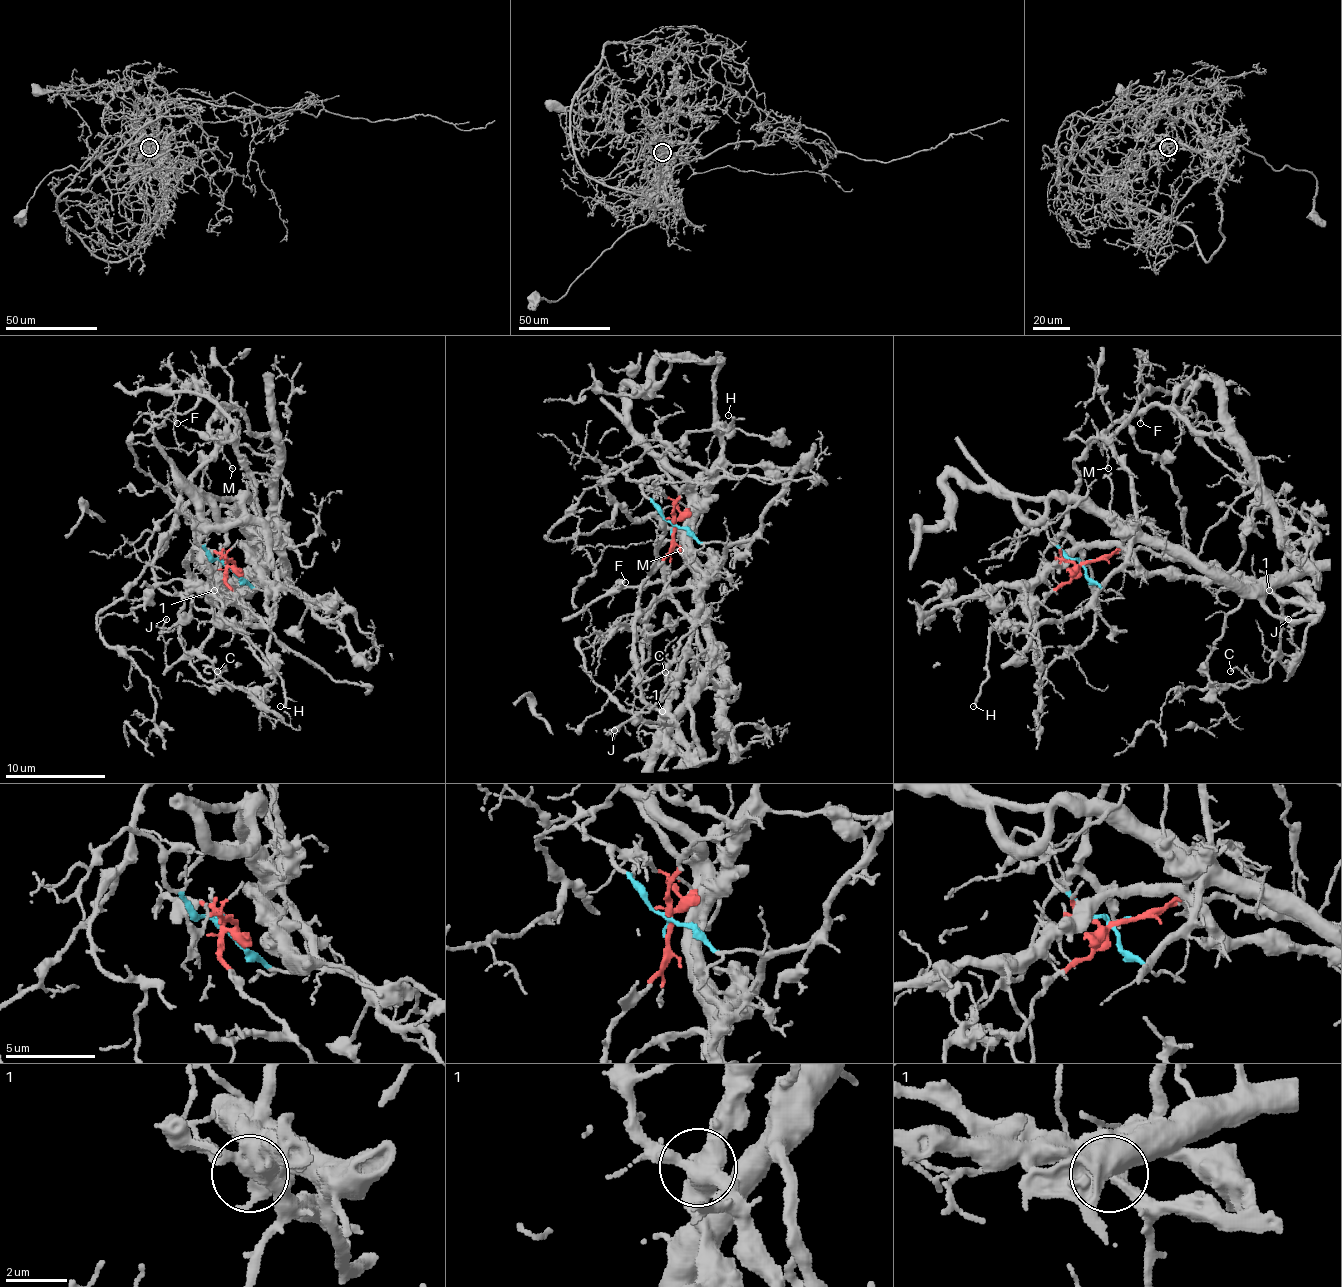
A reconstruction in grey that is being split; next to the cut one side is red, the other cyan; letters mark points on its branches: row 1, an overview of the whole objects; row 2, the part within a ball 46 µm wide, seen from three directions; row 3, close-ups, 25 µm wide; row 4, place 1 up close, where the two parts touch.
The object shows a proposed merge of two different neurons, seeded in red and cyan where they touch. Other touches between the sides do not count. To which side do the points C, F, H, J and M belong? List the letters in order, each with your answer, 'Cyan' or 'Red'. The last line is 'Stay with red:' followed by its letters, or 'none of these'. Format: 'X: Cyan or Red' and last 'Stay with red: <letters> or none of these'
C: Red
F: Cyan
H: Red
J: Red
M: Cyan
Stay with red: C, H, J

